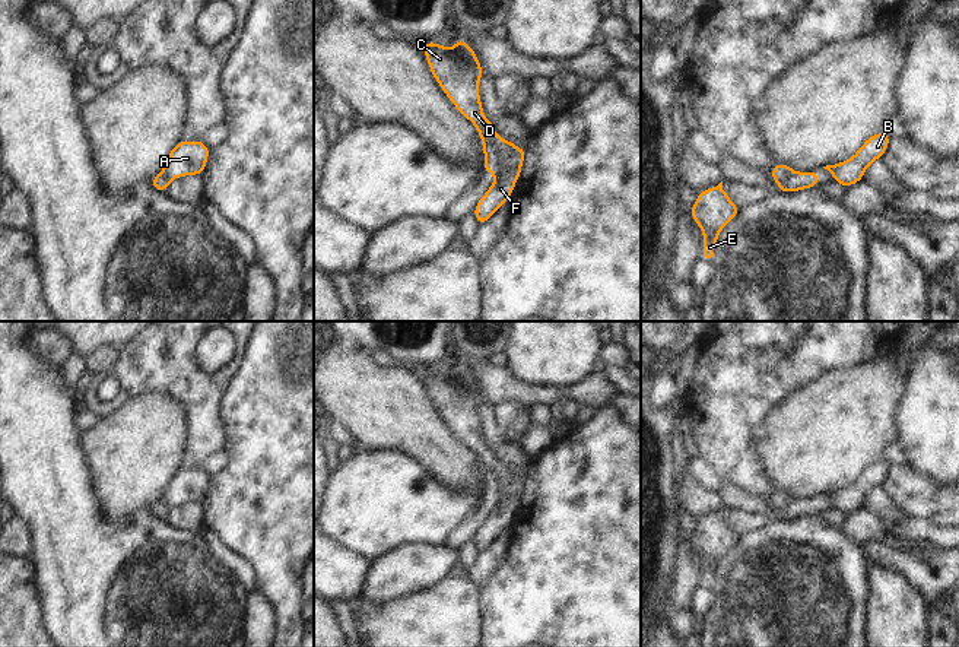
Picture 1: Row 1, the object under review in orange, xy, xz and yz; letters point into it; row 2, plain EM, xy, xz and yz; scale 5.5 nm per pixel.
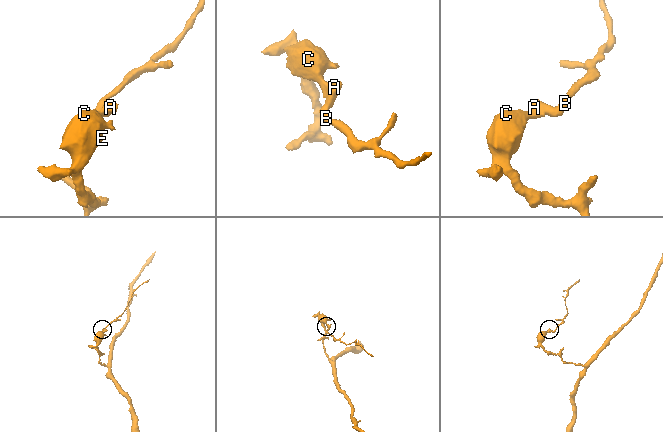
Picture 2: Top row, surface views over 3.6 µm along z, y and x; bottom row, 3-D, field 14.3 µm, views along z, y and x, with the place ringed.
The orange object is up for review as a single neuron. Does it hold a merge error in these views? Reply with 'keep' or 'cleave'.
keep

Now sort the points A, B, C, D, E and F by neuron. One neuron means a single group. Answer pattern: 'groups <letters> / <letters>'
groups A B C D E F

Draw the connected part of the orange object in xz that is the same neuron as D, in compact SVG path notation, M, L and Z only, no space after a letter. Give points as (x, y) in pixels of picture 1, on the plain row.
M463 365L455 367L452 377L431 368L422 370L422 374L441 416L479 459L485 481L483 498L496 501L493 511L473 537L477 552L483 552L509 527L521 501L525 475L517 475L499 464L495 460L495 453L483 443L477 409L485 400L473 375Z

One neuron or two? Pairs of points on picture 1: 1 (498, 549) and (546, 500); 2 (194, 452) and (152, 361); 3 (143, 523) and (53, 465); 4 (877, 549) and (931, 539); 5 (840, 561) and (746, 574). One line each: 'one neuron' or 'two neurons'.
1: two neurons
2: one neuron
3: one neuron
4: two neurons
5: one neuron

